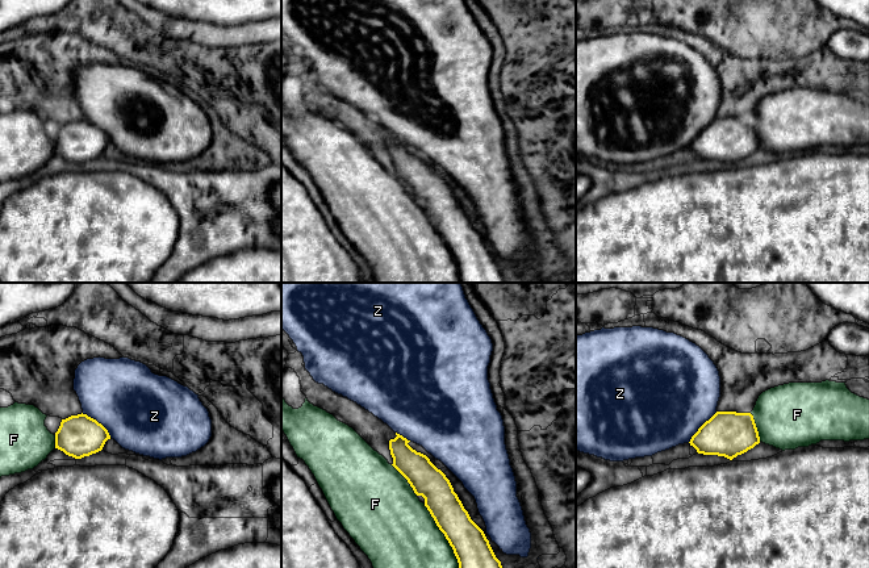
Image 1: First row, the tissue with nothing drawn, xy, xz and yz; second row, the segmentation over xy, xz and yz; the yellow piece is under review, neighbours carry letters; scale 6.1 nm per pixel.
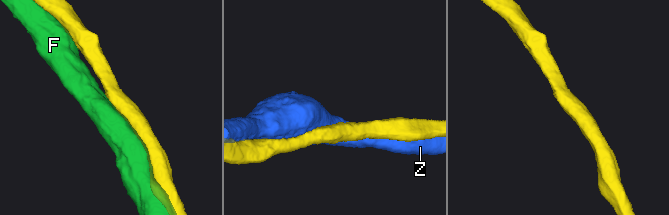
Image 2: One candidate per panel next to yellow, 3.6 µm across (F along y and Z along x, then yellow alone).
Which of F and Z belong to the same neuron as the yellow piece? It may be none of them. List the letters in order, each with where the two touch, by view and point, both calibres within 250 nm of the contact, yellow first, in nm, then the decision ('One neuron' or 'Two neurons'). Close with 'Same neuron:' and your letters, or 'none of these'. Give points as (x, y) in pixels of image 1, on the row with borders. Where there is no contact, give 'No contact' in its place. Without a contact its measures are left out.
F: Touches yellow at xz (445, 535). Thickness 220 nm (yellow) against 400 nm. Two neurons
Z: Touches yellow at xy (96, 421). Thickness 260 nm (yellow) against 460 nm. One neuron
Same neuron: Z

